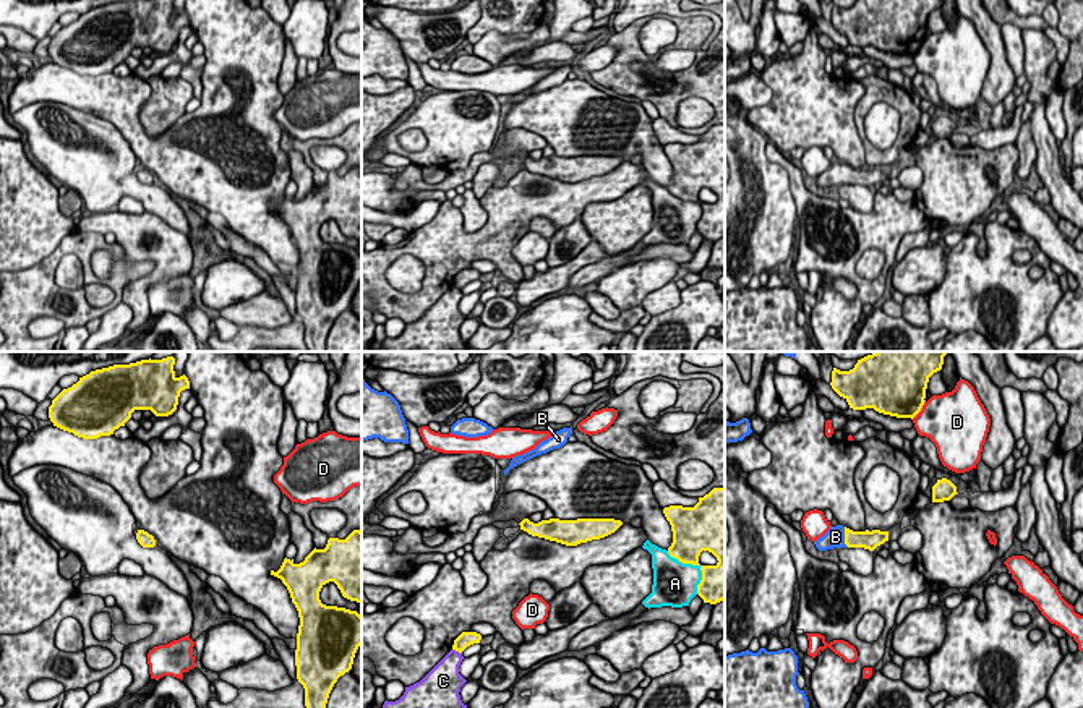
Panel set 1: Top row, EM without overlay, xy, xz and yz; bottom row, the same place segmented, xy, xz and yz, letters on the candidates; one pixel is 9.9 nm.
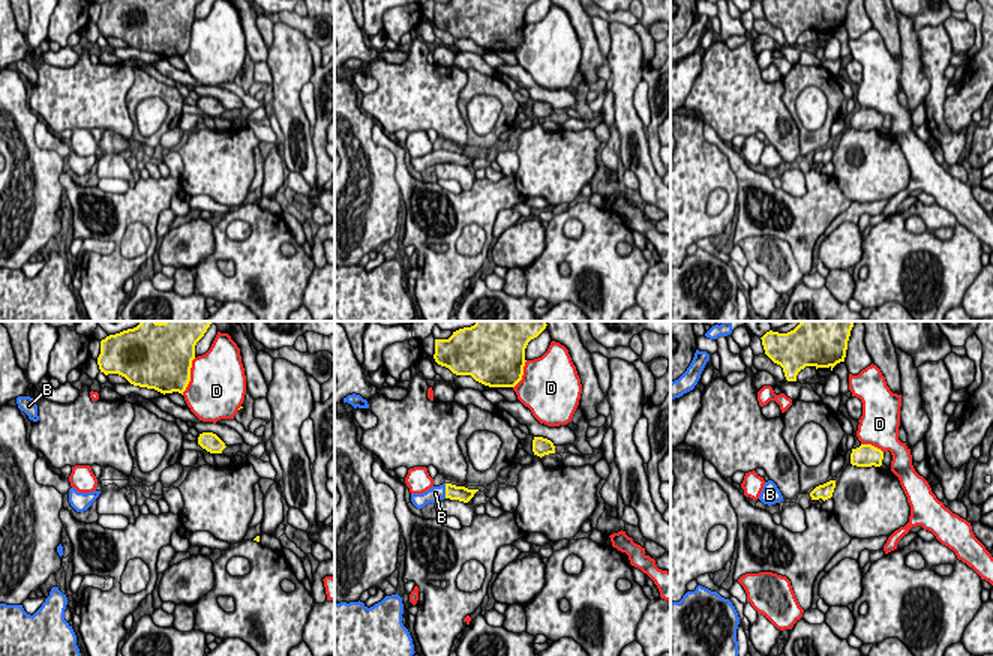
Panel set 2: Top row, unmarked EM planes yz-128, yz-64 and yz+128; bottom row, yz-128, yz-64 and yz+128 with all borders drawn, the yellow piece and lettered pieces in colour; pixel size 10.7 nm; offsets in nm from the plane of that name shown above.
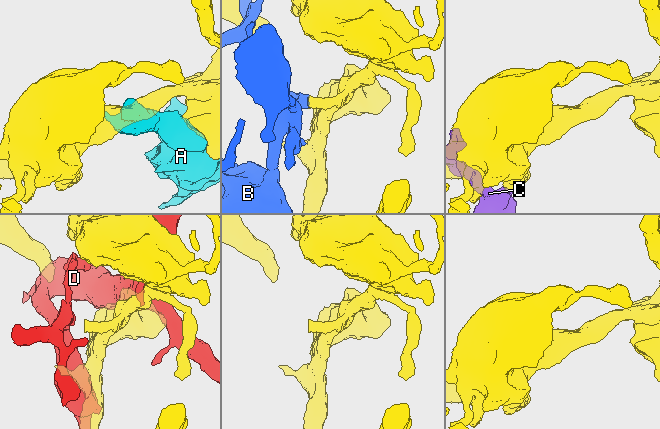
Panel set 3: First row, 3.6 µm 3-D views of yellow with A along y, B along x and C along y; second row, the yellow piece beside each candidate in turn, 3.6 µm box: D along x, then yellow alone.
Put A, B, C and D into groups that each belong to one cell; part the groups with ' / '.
A / B / C / D

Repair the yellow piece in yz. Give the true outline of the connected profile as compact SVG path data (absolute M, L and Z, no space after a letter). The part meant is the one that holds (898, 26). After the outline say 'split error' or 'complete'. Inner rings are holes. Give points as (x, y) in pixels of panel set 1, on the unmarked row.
M856 0L850 8L832 8L832 26L850 45L874 45L897 55L914 55L926 36L929 15L944 0Z; complete

